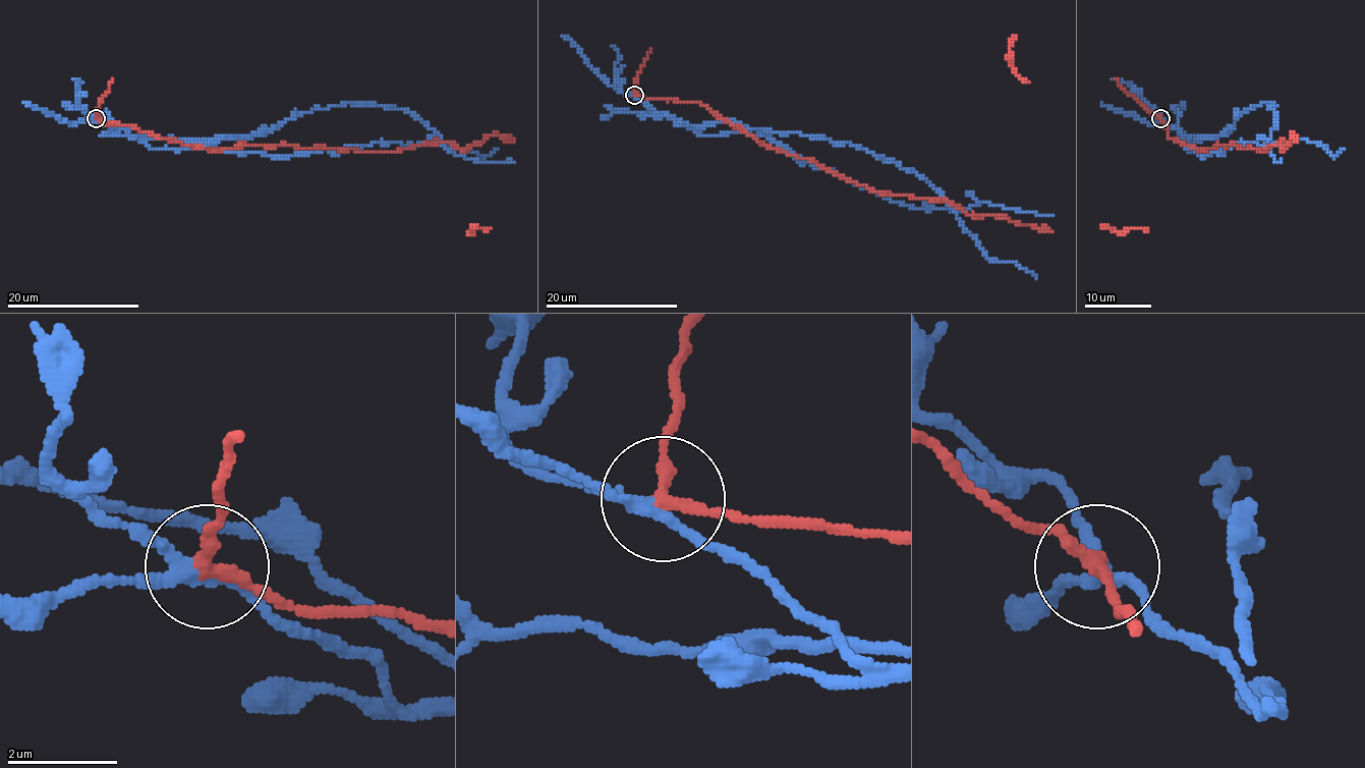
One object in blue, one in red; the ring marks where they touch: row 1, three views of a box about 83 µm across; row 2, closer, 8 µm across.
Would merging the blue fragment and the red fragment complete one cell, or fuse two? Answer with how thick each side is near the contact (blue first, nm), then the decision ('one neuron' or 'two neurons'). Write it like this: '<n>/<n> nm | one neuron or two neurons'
190/240 nm | two neurons

